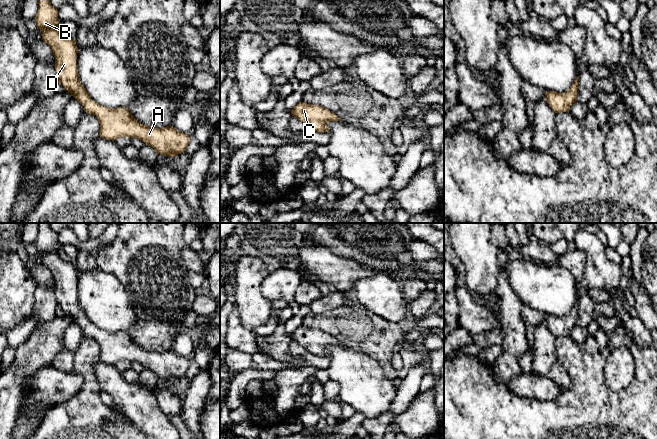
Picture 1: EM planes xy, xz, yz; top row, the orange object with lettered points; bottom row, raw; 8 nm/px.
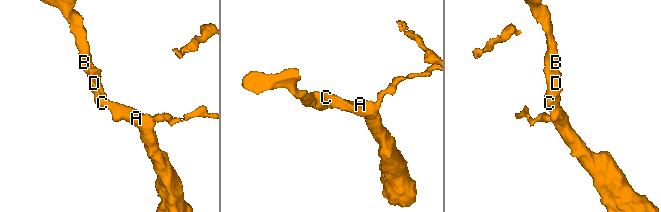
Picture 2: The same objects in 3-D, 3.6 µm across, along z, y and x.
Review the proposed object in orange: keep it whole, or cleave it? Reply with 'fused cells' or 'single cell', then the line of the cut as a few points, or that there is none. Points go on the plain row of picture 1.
single cell | no cut

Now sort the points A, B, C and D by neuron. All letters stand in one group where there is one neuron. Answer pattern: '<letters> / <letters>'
A B C D

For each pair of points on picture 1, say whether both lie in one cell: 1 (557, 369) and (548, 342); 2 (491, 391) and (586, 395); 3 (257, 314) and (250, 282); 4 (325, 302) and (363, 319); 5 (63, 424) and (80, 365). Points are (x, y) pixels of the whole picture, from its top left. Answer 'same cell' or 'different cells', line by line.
1: same cell
2: same cell
3: same cell
4: different cells
5: same cell

